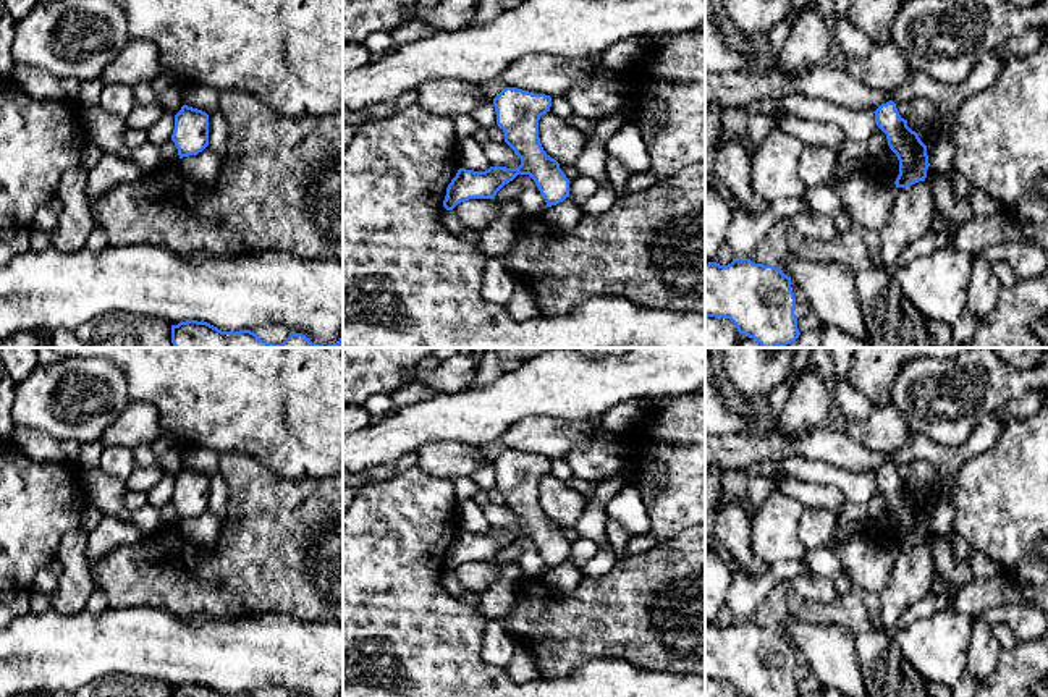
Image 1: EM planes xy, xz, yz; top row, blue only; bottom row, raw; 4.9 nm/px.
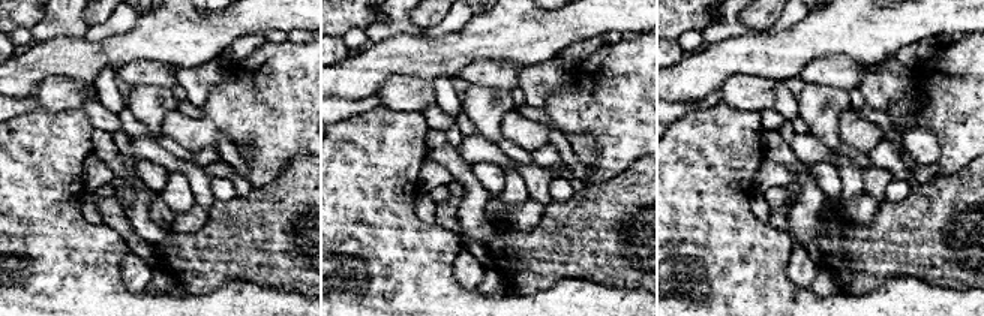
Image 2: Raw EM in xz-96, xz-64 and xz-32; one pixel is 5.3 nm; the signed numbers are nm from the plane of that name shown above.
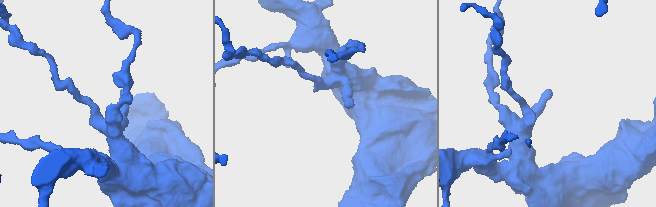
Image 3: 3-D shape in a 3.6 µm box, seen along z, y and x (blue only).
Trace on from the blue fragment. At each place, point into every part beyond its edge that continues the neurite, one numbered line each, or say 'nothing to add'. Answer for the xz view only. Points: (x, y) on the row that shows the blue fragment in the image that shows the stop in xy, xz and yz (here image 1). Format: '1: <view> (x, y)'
nothing to add

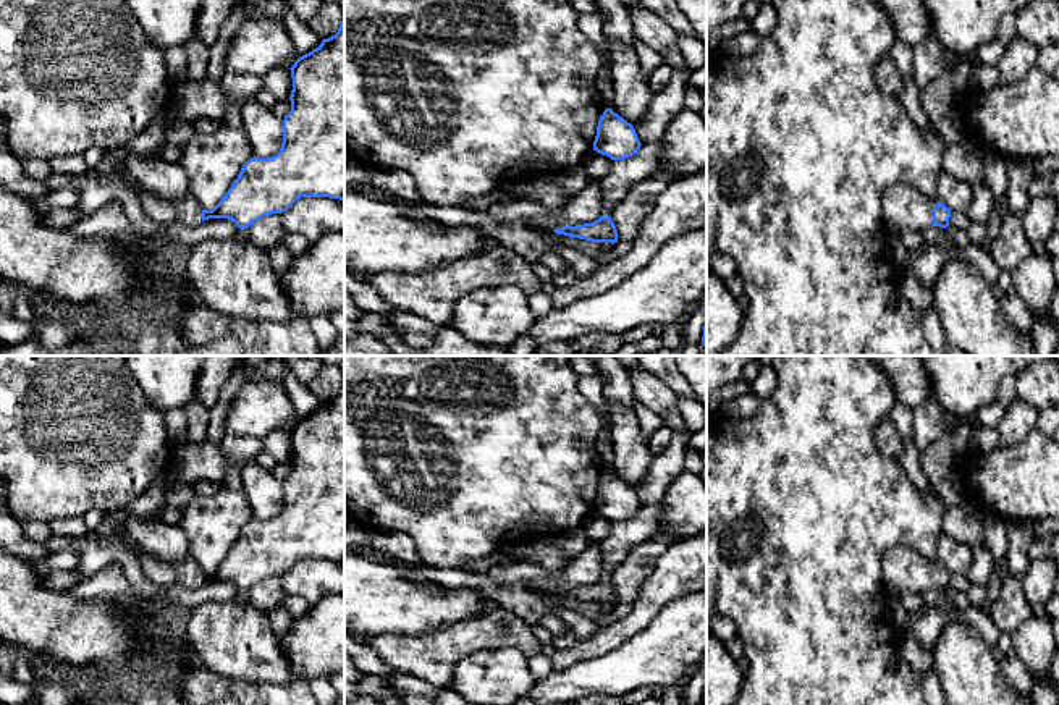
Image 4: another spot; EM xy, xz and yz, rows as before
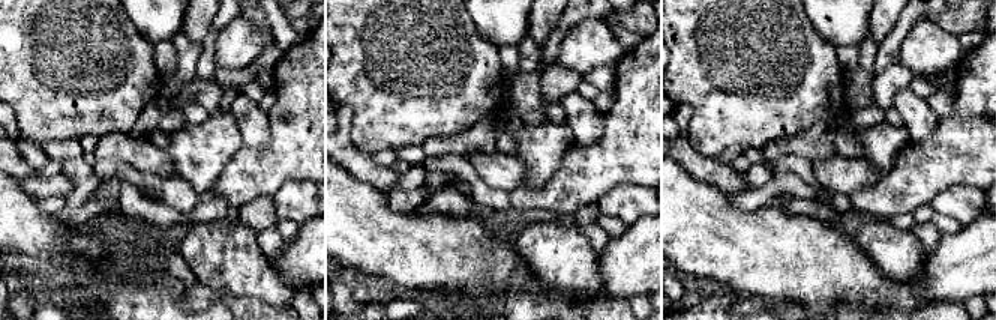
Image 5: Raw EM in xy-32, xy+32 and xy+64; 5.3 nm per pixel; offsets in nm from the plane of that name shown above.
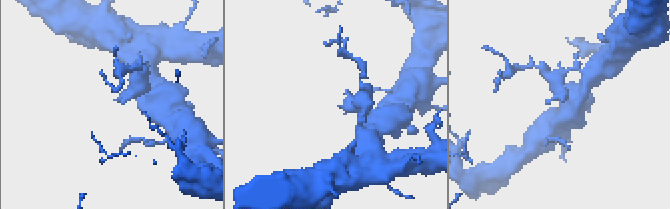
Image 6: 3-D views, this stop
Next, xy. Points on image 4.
1: xy (188, 209)

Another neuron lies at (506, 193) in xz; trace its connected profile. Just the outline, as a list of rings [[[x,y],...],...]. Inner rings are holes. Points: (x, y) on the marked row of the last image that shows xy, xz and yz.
[[[522,179],[514,181],[514,183],[506,183],[506,184],[498,186],[487,196],[464,201],[459,207],[488,212],[488,209],[492,205],[509,204],[513,201],[522,199],[522,196],[527,191],[529,191],[529,188],[525,186],[525,183]]]

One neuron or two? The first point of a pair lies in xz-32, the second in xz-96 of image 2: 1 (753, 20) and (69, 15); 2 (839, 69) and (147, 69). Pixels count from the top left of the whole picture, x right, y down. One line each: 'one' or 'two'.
1: two
2: one

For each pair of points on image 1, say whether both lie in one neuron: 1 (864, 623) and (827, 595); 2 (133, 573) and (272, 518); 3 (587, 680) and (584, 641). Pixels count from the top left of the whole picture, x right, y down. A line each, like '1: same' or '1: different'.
1: different
2: same
3: different

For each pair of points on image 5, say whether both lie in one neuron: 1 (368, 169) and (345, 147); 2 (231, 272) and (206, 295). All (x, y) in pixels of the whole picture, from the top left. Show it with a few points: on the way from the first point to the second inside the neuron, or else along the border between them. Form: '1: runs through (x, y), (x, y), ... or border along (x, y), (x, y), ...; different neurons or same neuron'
1: runs through (362, 164), (351, 153); same neuron
2: border along (200, 281), (215, 292); different neurons

